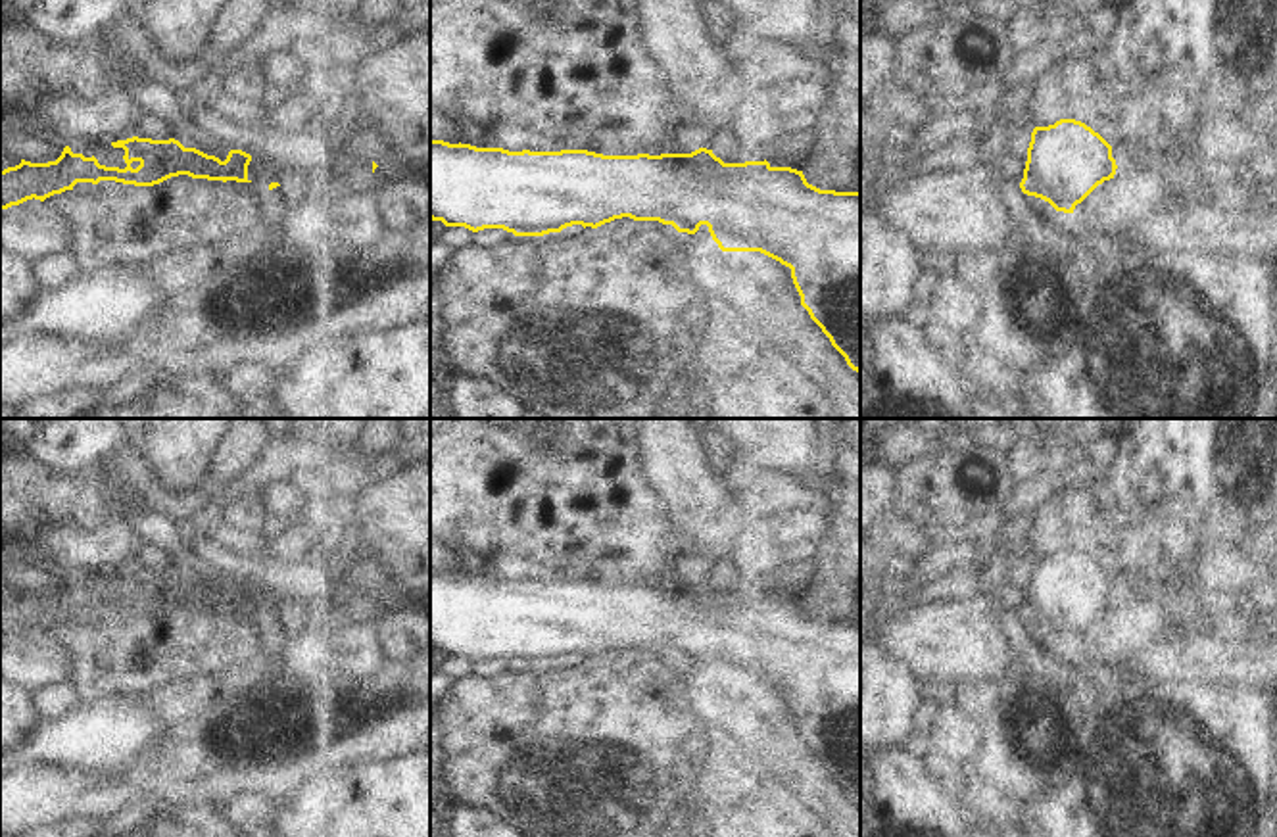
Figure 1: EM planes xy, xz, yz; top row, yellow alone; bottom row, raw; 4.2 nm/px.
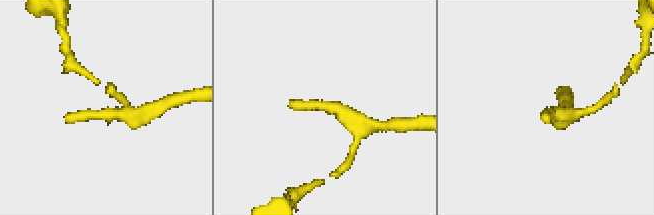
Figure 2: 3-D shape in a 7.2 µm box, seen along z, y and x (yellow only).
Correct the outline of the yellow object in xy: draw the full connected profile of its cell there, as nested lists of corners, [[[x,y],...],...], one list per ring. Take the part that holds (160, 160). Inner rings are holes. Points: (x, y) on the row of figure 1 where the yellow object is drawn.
[[[127,138],[111,142],[113,148],[125,150],[125,169],[100,165],[98,159],[73,154],[63,148],[56,161],[31,163],[21,159],[19,165],[0,171],[0,209],[19,205],[27,200],[40,200],[65,190],[73,190],[77,182],[115,180],[134,186],[154,186],[171,177],[188,175],[207,180],[248,179],[252,155],[242,150],[230,150],[227,159],[207,155],[196,148],[184,148],[179,140]]]

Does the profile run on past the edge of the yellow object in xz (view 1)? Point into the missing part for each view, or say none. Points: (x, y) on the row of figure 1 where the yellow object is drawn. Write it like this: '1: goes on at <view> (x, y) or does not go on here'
1: does not go on here

